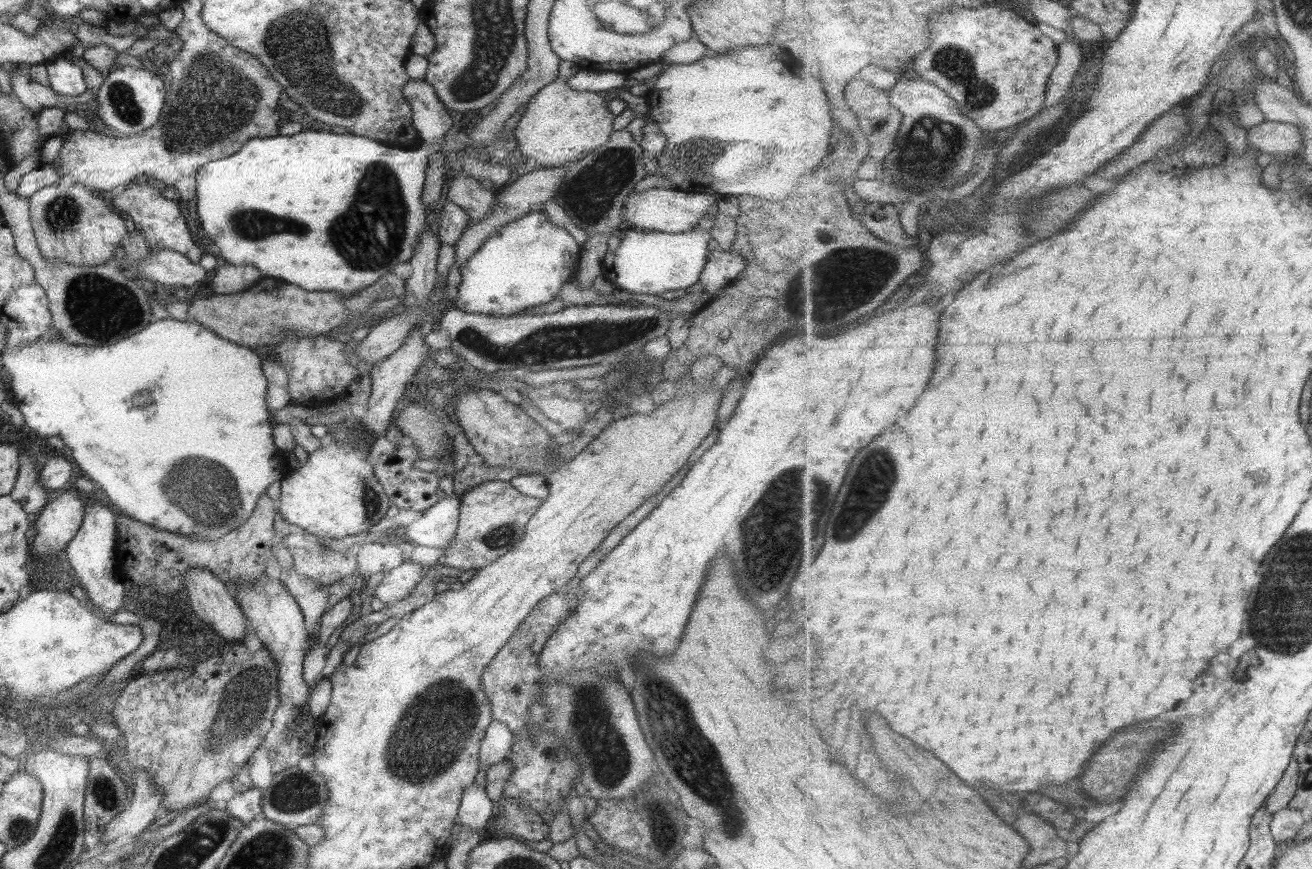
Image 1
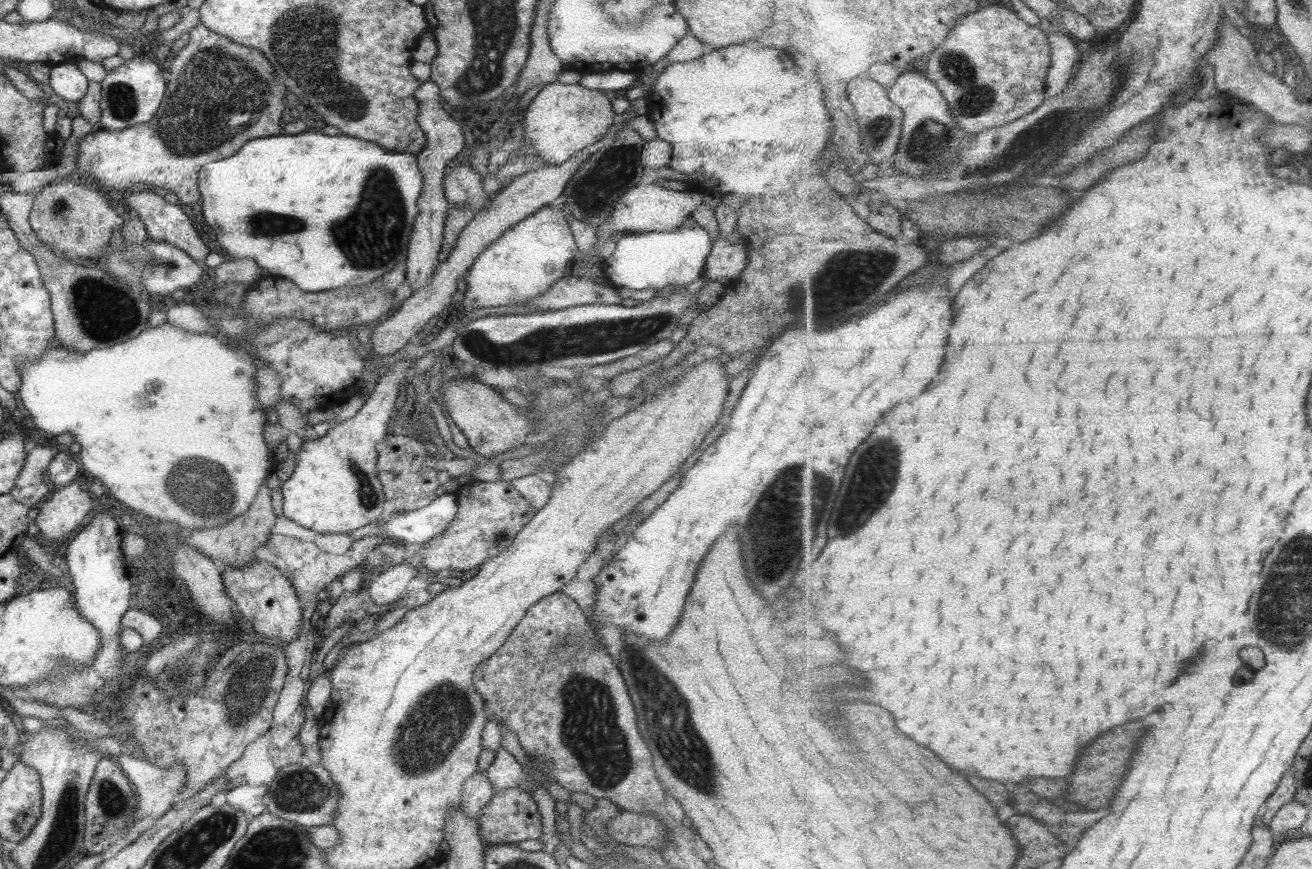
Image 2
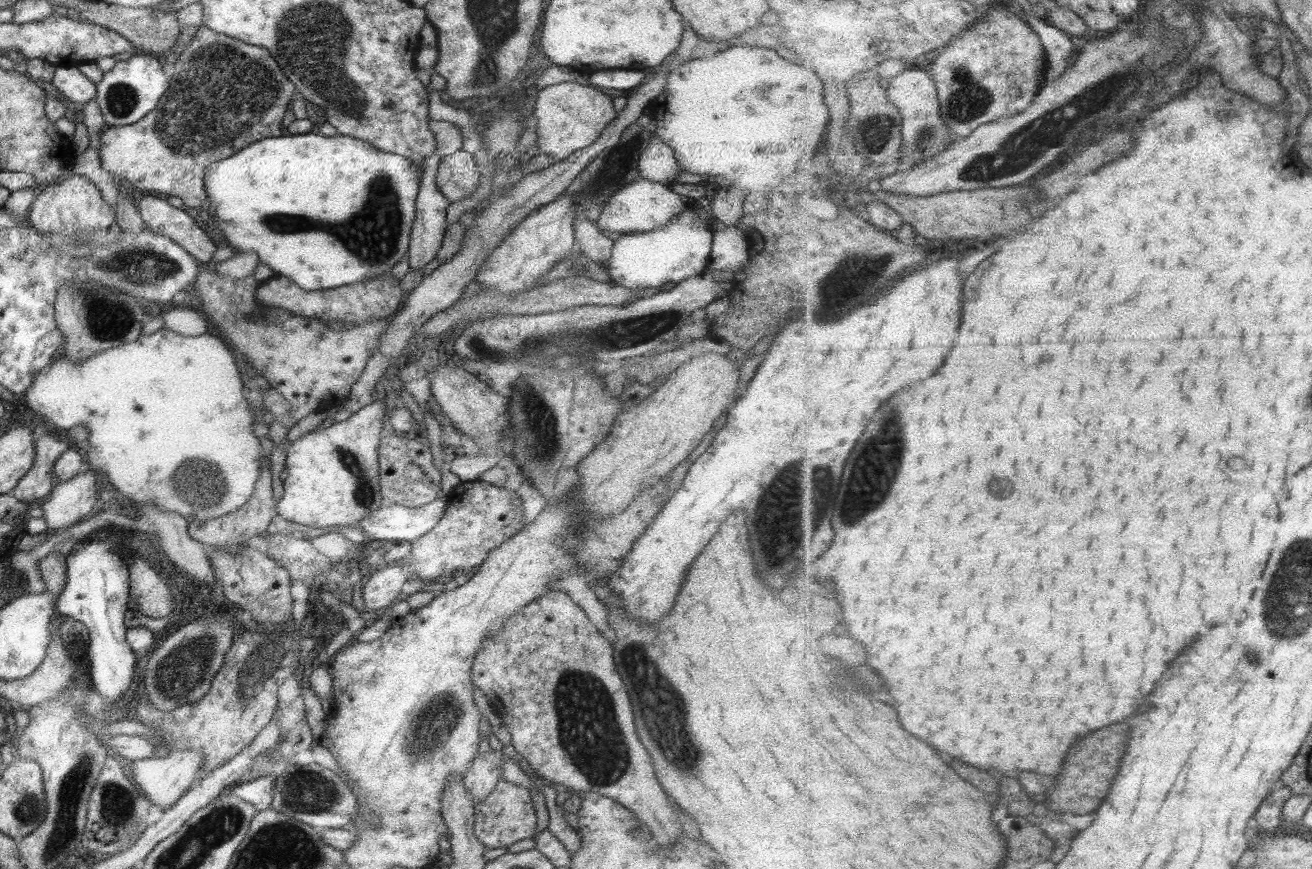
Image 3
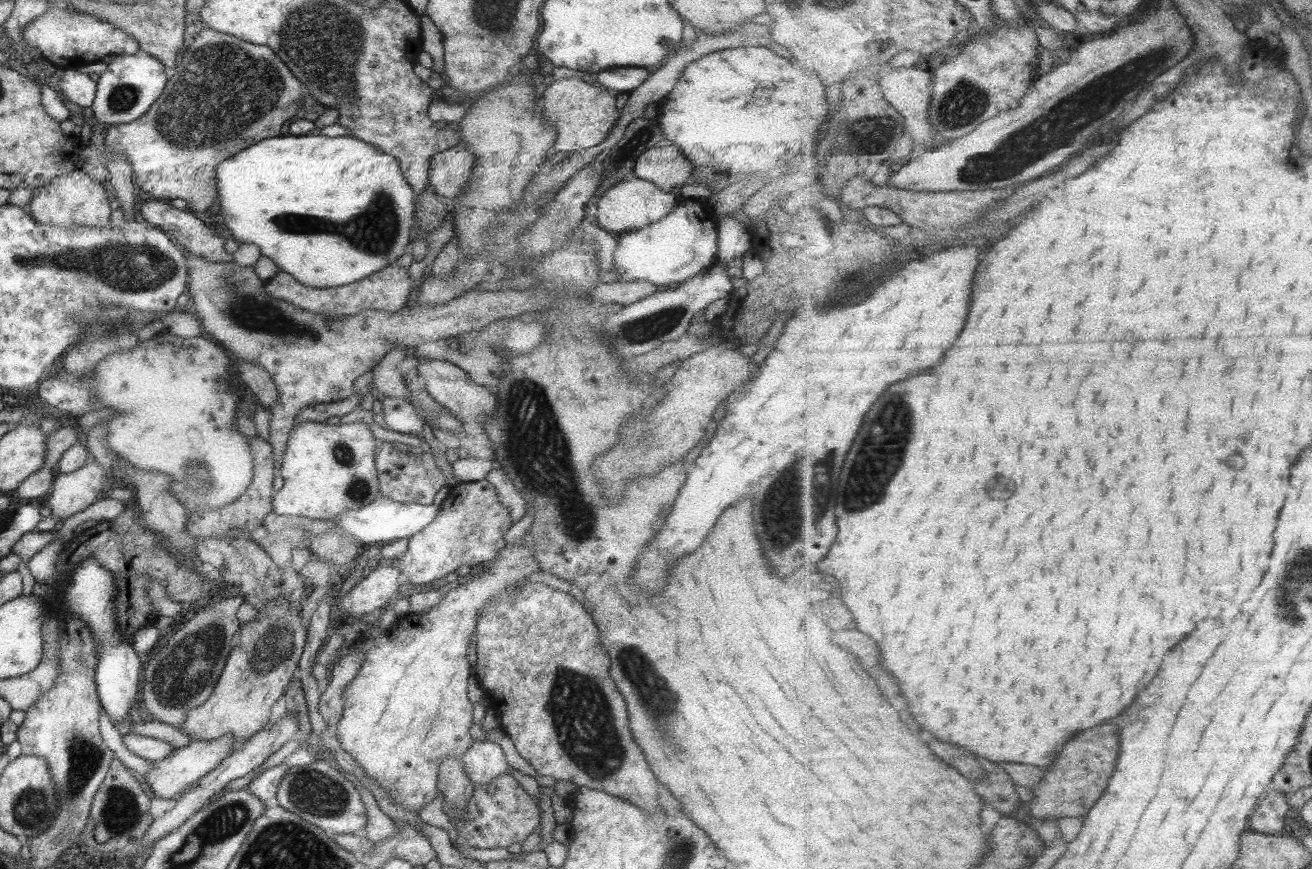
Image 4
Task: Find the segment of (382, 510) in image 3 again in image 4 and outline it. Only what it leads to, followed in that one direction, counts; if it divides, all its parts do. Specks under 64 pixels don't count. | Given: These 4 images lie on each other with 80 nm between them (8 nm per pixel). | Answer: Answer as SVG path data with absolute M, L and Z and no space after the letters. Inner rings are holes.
M381 496L375 499L371 504L366 504L357 510L345 510L345 513L333 517L331 522L337 524L334 528L345 531L348 535L355 537L357 540L363 540L367 544L377 542L388 544L389 542L399 540L399 538L409 538L413 533L423 530L437 515L440 505L426 504L420 505L407 502L393 502L388 498Z

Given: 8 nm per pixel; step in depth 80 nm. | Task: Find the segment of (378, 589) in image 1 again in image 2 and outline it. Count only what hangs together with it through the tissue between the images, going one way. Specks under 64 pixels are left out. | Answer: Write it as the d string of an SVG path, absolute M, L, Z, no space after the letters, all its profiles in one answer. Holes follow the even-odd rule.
M393 564L387 570L375 576L370 584L369 596L375 604L389 605L407 594L409 580L415 578L417 569L402 564Z

